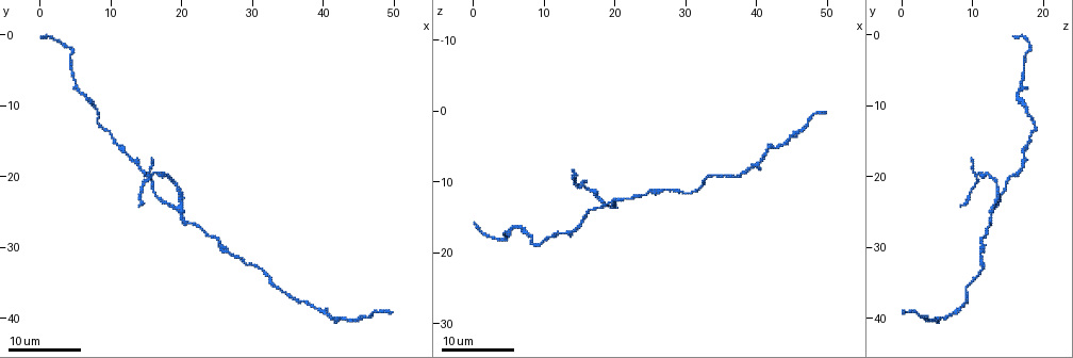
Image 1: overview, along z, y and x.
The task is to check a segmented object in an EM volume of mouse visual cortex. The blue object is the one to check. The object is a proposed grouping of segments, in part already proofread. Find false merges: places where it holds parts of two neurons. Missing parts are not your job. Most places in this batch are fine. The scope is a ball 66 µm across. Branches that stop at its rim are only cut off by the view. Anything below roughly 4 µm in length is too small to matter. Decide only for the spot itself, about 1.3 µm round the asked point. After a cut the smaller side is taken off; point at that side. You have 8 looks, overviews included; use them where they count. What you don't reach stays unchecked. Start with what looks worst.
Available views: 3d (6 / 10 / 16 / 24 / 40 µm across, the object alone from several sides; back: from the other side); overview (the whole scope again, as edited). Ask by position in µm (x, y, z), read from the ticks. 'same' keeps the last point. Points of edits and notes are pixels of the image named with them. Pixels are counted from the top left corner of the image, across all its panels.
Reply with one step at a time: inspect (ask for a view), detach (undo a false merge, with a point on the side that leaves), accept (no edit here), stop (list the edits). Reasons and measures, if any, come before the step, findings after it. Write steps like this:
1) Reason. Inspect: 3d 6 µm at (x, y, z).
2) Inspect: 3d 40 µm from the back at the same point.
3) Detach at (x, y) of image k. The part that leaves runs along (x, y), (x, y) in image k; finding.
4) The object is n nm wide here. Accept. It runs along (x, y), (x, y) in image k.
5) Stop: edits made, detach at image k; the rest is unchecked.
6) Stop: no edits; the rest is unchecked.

Inspect: 3d 16 µm at (19.5, 24.5, 13.0).

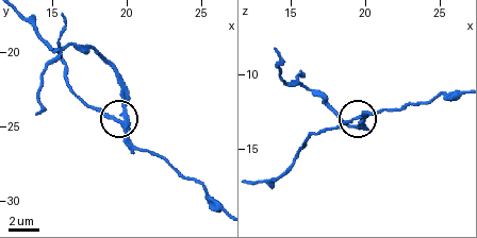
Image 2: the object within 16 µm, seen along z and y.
Inspect: 3d 6 µm at (19.4, 24.6, 12.8).

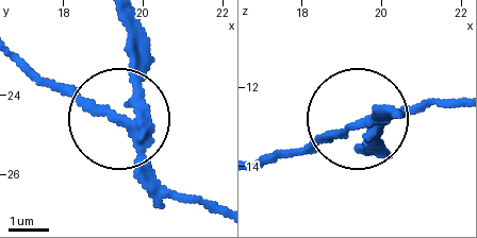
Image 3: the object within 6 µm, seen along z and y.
Detach at (129, 80) of image 3. The part that leaves runs along (136, 135), (126, 27) in image 3; a second neuron is stuck on.

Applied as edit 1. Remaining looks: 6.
Inspect: 3d 16 µm at (6.0, 8.5, 16.0).

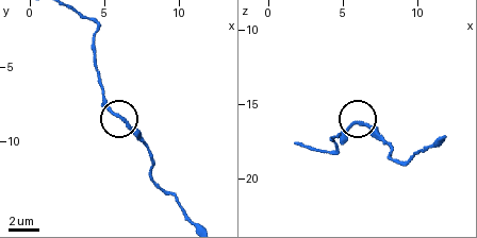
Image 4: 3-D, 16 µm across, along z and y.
Inspect: 3d 6 µm at (6.2, 8.6, 16.4).

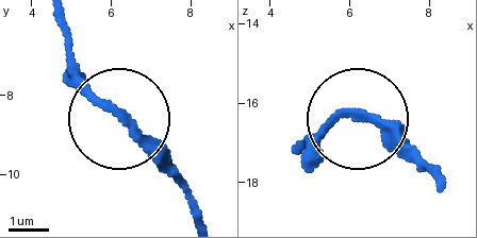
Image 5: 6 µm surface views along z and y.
Accept. It runs along (196, 214), (183, 184), (101, 102), (64, 35) in image 5; one neuron here.

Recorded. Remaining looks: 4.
Thick turns thin. Inspect: 3d 24 µm at (14.5, 19.5, 16.5).

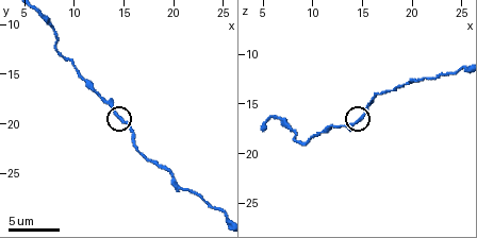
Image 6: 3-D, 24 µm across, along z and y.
Inspect: 3d 6 µm at (14.8, 19.8, 16.6).

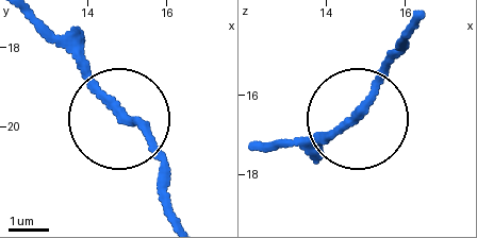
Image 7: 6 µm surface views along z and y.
Inspect: 3d 6 µm from the back at (14.85, 19.70, 16.40).

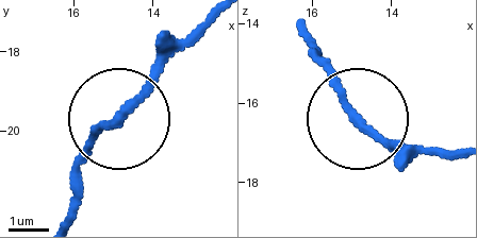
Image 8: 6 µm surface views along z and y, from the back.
Accept. Continuous, no second neuron.

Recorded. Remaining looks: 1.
Stop: edits made, detach at image 3; the rest is unchecked.

